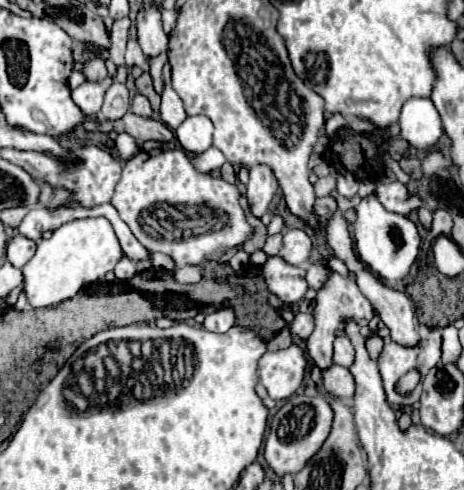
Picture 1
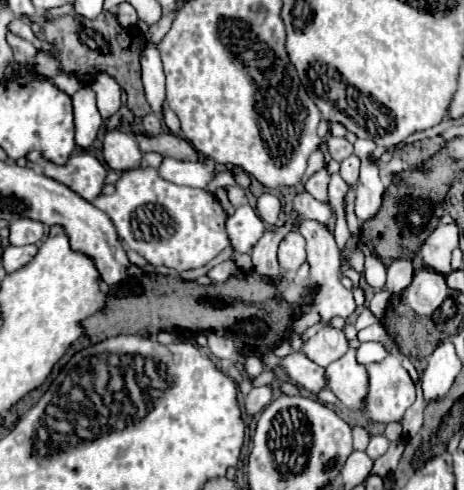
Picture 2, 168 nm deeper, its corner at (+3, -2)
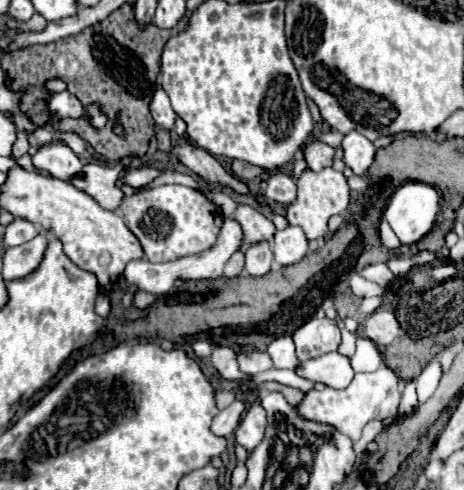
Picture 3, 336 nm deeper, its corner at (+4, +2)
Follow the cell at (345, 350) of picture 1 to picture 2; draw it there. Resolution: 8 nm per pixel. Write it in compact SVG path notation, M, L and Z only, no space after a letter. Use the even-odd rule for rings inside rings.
M319 327L317 333L303 343L303 353L321 367L327 367L343 357L347 349L349 343L345 339L345 333L333 327Z

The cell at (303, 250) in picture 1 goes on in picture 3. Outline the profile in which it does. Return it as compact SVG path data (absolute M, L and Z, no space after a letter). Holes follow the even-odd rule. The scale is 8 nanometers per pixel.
M288 225L284 231L276 231L272 251L276 263L292 265L308 253L308 239L300 227Z

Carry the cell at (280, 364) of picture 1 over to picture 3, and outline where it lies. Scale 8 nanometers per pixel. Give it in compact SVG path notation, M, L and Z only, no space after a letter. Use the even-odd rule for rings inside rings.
M234 401L232 405L228 405L226 409L222 409L222 411L214 417L210 431L212 431L214 435L218 435L218 437L230 435L230 433L238 427L244 409L246 409L246 407L244 407L242 401Z

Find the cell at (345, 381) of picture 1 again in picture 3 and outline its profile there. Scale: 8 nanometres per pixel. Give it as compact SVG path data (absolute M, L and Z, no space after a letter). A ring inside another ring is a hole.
M276 337L268 343L268 355L272 357L272 363L276 369L296 369L296 349L292 337Z

